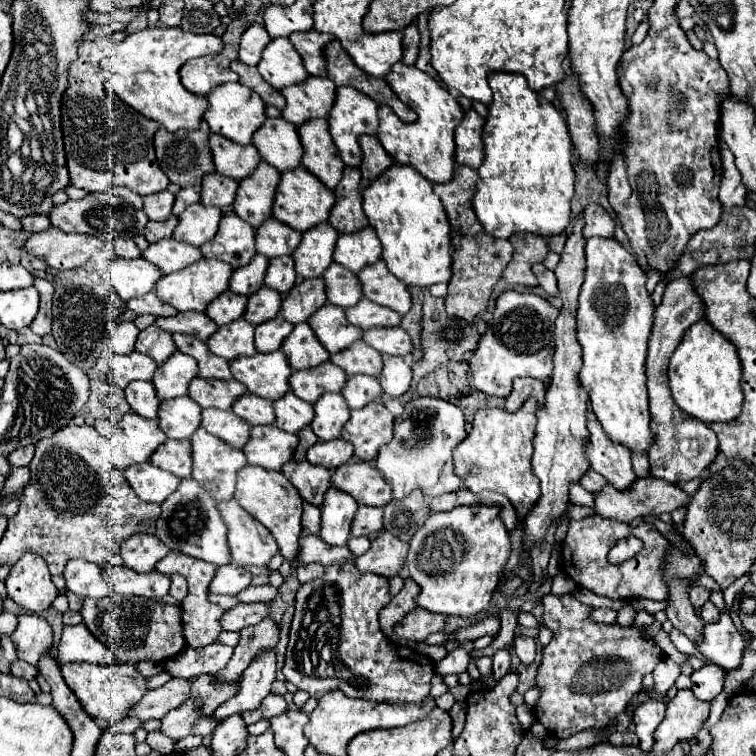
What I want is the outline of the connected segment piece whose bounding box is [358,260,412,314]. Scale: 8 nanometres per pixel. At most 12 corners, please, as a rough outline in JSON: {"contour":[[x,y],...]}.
{"contour":[[382,260],[360,270],[368,300],[410,310],[408,286]]}

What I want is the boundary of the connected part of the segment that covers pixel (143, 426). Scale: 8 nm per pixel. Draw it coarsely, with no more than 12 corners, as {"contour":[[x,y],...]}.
{"contour":[[124,414],[112,464],[124,472],[166,440],[158,420]]}

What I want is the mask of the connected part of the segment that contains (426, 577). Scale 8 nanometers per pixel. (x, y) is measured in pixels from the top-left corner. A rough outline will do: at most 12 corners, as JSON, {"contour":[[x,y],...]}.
{"contour":[[454,506],[412,536],[416,604],[486,610],[510,550],[500,506]]}

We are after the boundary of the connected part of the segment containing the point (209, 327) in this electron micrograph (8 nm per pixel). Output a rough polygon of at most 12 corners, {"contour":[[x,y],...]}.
{"contour":[[202,312],[156,318],[172,334],[190,334],[204,342],[218,330]]}

